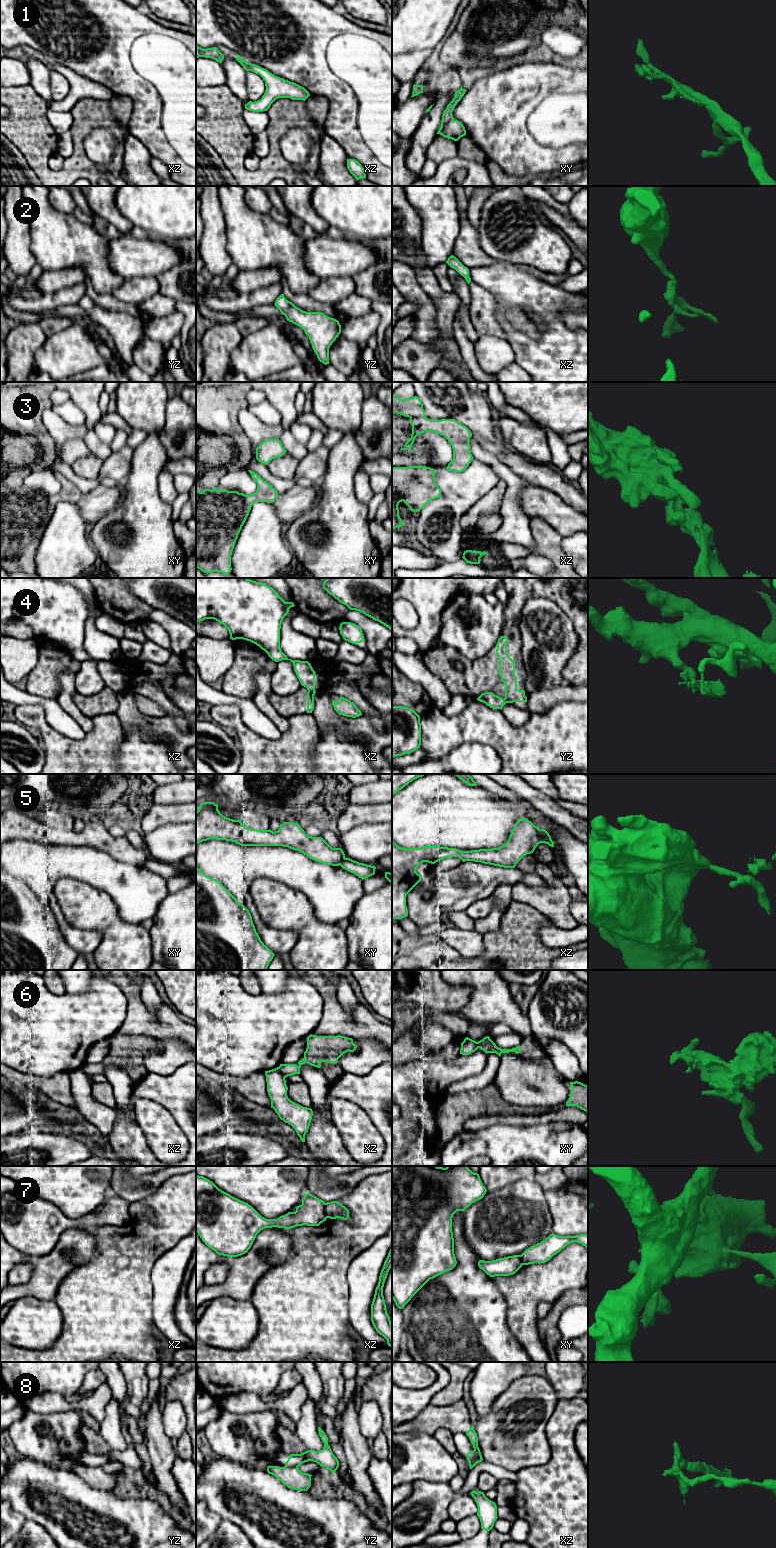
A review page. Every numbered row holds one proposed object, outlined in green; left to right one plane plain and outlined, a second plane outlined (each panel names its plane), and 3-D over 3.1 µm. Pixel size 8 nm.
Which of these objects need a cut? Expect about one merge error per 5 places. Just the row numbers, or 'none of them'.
4, 5, 6, 7, 8

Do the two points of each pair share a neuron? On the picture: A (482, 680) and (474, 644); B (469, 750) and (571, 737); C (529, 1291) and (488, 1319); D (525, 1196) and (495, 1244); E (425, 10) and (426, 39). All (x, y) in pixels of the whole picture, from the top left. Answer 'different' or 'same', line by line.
A: different
B: different
C: different
D: same
E: same

